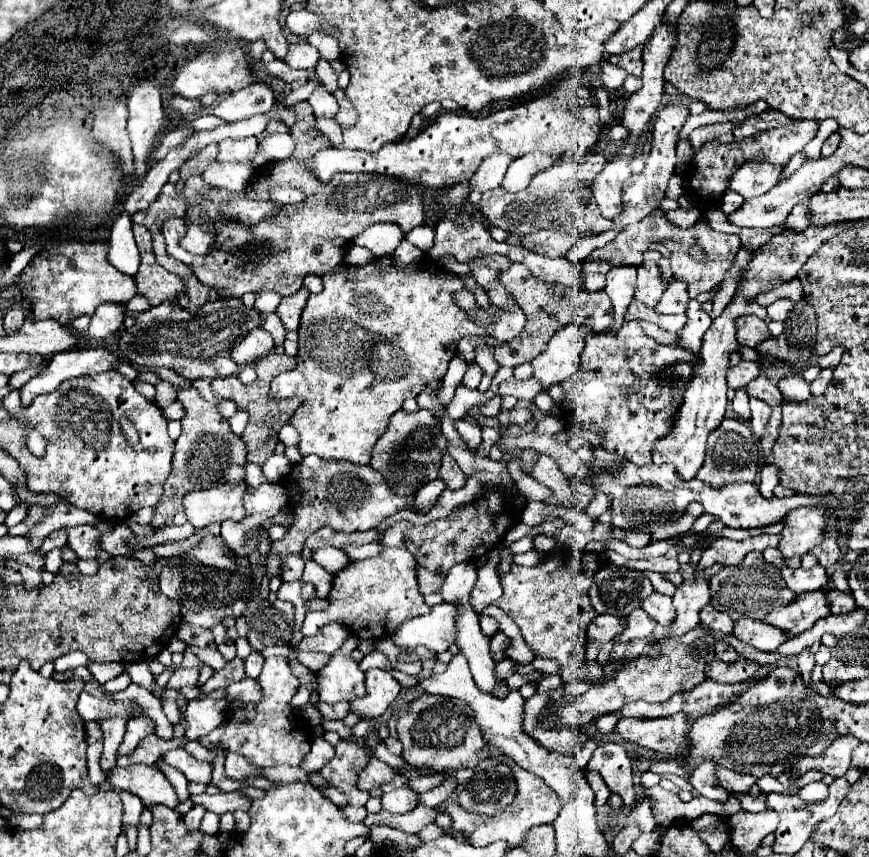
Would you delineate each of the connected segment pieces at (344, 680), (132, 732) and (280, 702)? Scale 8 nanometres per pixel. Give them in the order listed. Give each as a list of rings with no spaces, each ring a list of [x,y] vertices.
[[[348,637],[342,649],[338,649],[330,663],[318,671],[320,699],[326,703],[354,701],[360,695],[366,695],[364,673],[358,669],[358,663],[352,661],[350,653],[358,647],[356,637]]]
[[[150,717],[130,719],[130,721],[128,721],[126,735],[124,735],[124,741],[122,741],[120,749],[118,749],[118,755],[130,755],[130,753],[136,749],[138,741],[142,741],[142,739],[148,737],[148,735],[152,735],[154,729],[156,729],[156,725],[154,725],[154,721],[152,721]]]
[[[268,657],[258,681],[262,685],[262,701],[256,705],[258,711],[256,717],[248,723],[234,723],[228,719],[220,727],[216,727],[210,735],[202,737],[200,743],[204,747],[220,745],[234,753],[240,753],[242,757],[246,757],[248,763],[254,763],[258,767],[274,767],[278,763],[288,763],[292,767],[298,767],[300,761],[310,753],[310,741],[306,729],[298,725],[294,719],[290,719],[286,707],[290,699],[296,695],[300,683],[292,675],[288,661],[282,657]]]

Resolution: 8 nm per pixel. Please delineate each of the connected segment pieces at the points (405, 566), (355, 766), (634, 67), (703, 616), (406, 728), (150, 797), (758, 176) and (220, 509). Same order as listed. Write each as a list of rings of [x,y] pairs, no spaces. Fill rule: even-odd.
[[[384,547],[378,557],[350,561],[342,571],[334,575],[330,605],[324,611],[308,613],[302,625],[304,635],[314,635],[324,625],[336,621],[350,627],[350,633],[362,639],[382,639],[396,633],[396,629],[418,615],[426,615],[430,607],[424,603],[416,581],[416,561],[406,549]]]
[[[342,739],[336,745],[336,755],[330,759],[322,769],[320,775],[330,783],[330,787],[338,789],[348,805],[362,807],[366,805],[370,793],[358,789],[358,773],[368,765],[372,753],[358,741],[346,741]]]
[[[638,45],[632,51],[626,51],[626,53],[620,53],[620,55],[610,55],[608,61],[612,65],[626,69],[630,75],[640,77],[640,73],[642,73],[642,49],[644,49],[644,45]]]
[[[706,605],[704,611],[700,611],[700,623],[714,631],[722,631],[722,633],[732,633],[732,629],[734,629],[732,617],[712,609],[712,605]]]
[[[430,693],[420,695],[418,699],[414,699],[408,705],[408,711],[398,719],[396,731],[404,745],[402,757],[406,759],[408,765],[412,765],[416,769],[428,767],[430,771],[460,771],[466,767],[476,767],[482,759],[488,759],[490,755],[496,753],[494,749],[490,751],[490,747],[484,743],[484,739],[478,731],[478,725],[474,723],[470,707],[466,703],[462,703],[460,699],[452,699],[452,697],[440,697],[440,695],[430,695]]]
[[[116,765],[114,769],[108,771],[108,779],[116,789],[138,795],[144,807],[162,803],[174,809],[180,805],[176,789],[156,765],[130,765],[130,767]]]
[[[748,163],[738,169],[730,177],[730,189],[738,191],[742,197],[758,197],[768,193],[774,185],[778,185],[786,165],[772,165],[772,163]]]
[[[244,483],[238,487],[220,485],[220,487],[188,493],[184,497],[184,511],[186,511],[188,523],[194,525],[196,529],[202,529],[212,523],[222,523],[226,519],[242,521],[244,493],[246,493]]]

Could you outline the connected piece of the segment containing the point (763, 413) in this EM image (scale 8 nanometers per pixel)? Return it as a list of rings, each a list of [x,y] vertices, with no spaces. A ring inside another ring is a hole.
[[[750,397],[750,409],[752,409],[752,429],[756,435],[762,435],[766,425],[768,425],[768,419],[770,419],[770,405],[760,401],[760,399],[754,399]]]

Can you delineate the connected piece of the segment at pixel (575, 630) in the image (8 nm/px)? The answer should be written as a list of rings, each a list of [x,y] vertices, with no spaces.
[[[558,547],[556,551],[544,555],[540,565],[536,565],[536,567],[520,567],[520,565],[512,563],[510,571],[500,577],[500,583],[504,587],[504,595],[494,605],[500,607],[520,627],[524,641],[530,645],[530,649],[536,653],[536,657],[550,657],[550,659],[556,659],[560,663],[560,667],[562,667],[560,677],[566,683],[590,681],[590,679],[598,679],[598,677],[604,675],[604,669],[596,661],[588,663],[584,659],[584,655],[586,655],[586,627],[598,615],[592,609],[588,589],[592,585],[594,573],[604,563],[606,561],[600,555],[576,553],[570,547]]]

